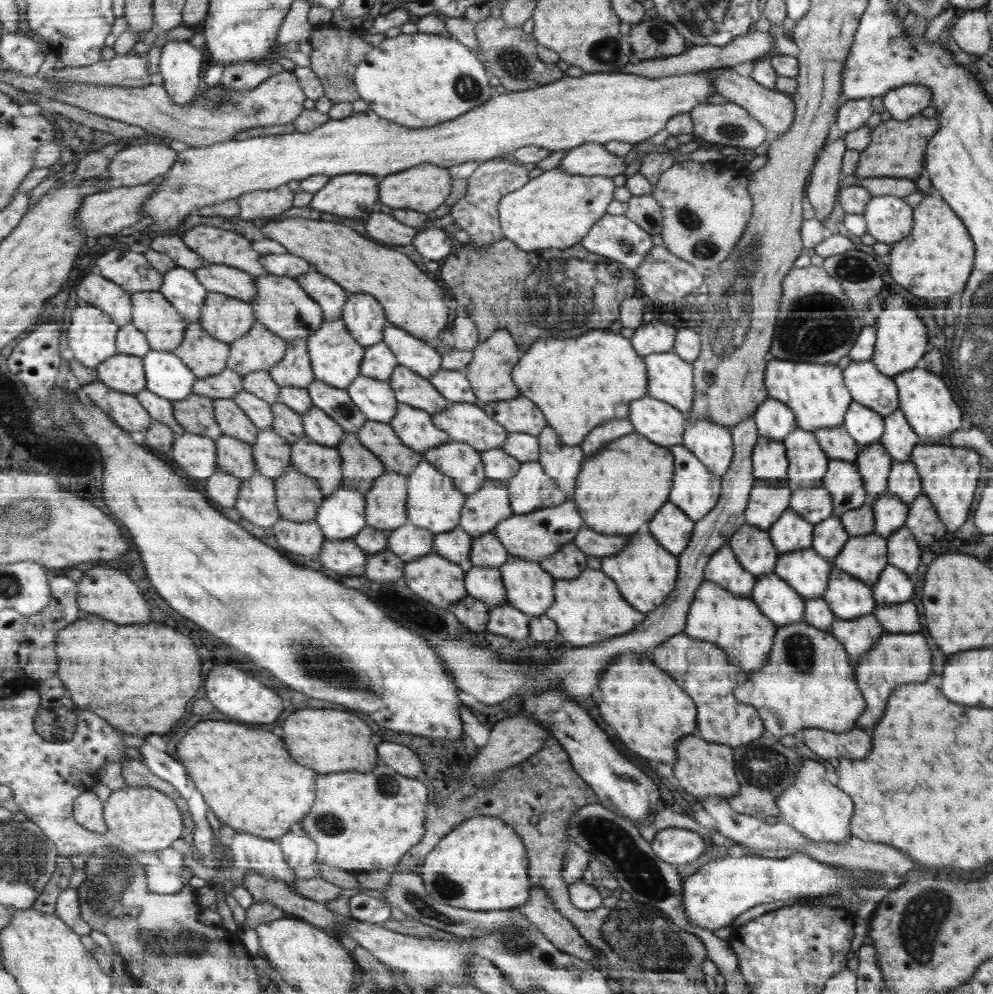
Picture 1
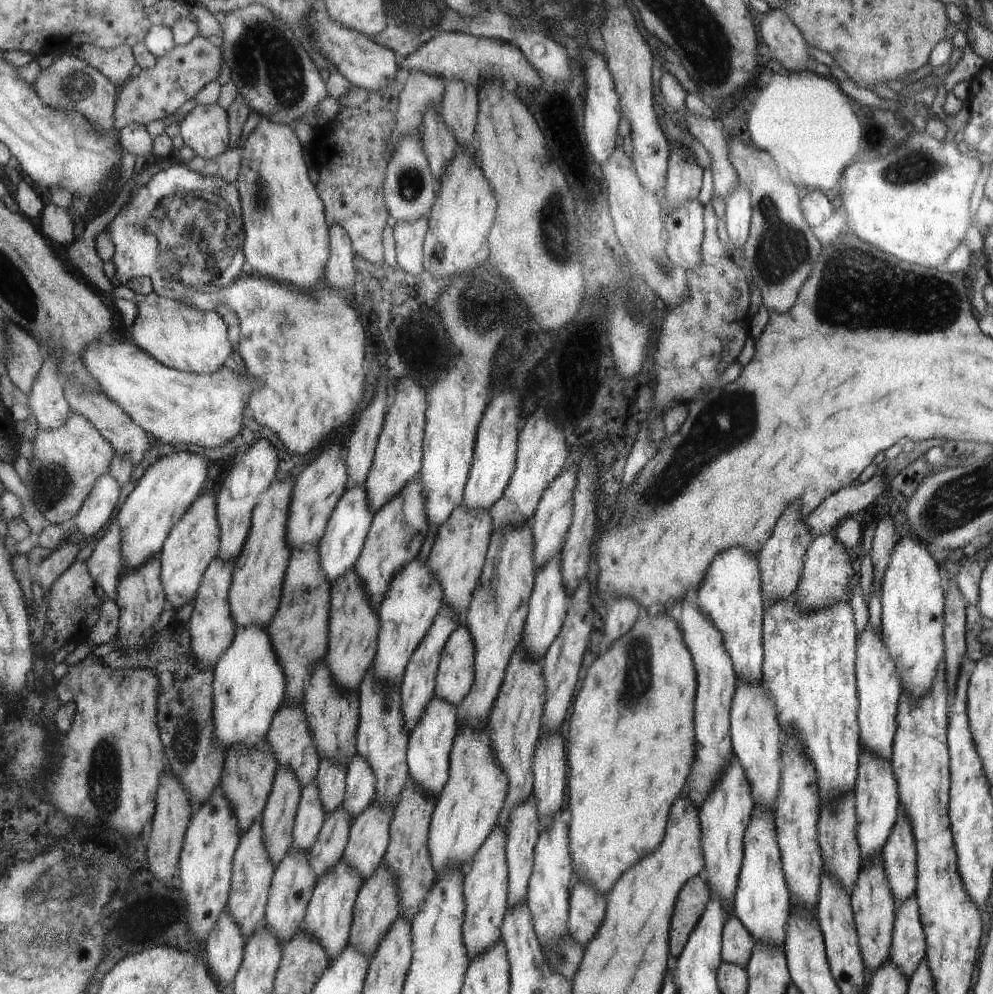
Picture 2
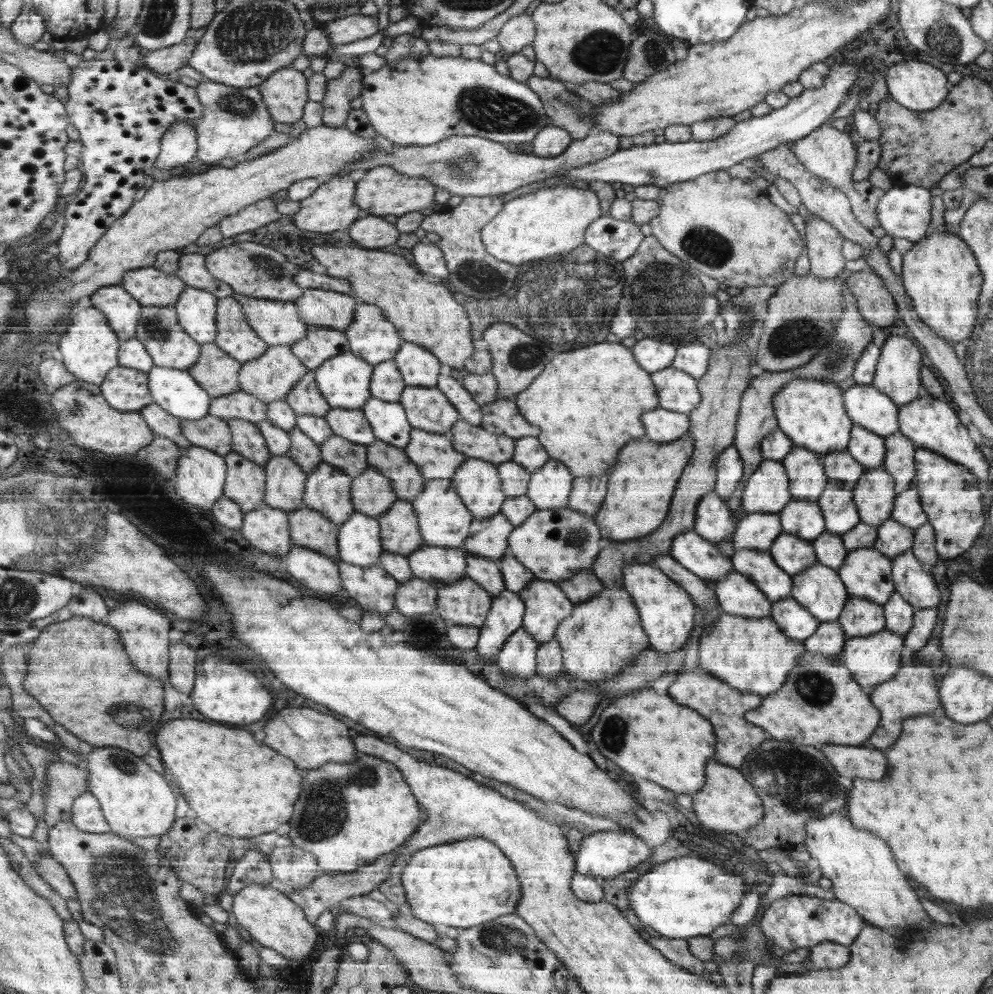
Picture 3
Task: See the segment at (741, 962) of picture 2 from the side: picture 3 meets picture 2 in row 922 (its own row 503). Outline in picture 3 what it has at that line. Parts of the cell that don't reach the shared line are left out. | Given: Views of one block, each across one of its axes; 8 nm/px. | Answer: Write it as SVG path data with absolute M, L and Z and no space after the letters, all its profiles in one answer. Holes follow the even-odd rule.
M842 286L844 313L839 322L837 322L836 330L832 339L824 345L823 350L810 362L804 366L798 366L790 370L782 372L764 371L763 374L757 376L752 381L751 388L742 398L742 410L740 410L739 420L737 421L737 432L734 445L738 448L739 454L743 459L743 478L739 482L738 489L727 498L727 506L734 511L735 518L739 519L745 516L744 510L741 507L741 498L743 498L743 489L747 486L747 481L751 478L751 474L759 468L759 465L764 461L762 453L763 438L778 427L778 417L774 412L774 396L784 385L787 385L791 380L798 378L813 378L824 379L825 381L842 384L844 378L848 378L850 374L854 374L856 361L870 344L872 344L872 334L874 328L868 326L868 321L860 314L860 310L856 307L856 299L852 293L848 291L848 286Z

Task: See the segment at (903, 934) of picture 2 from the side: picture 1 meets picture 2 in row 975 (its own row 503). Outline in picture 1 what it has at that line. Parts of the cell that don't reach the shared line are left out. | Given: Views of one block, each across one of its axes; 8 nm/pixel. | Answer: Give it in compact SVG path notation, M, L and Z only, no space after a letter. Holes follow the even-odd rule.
M896 461L892 466L890 493L910 505L922 492L921 478L914 464Z

